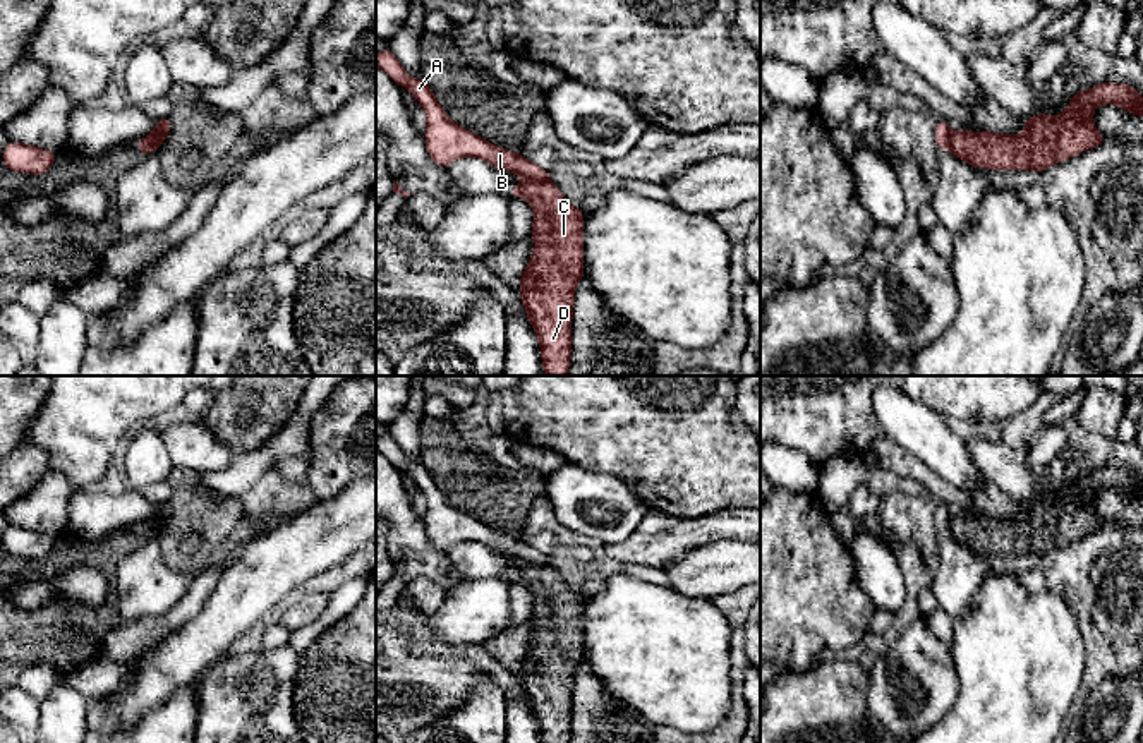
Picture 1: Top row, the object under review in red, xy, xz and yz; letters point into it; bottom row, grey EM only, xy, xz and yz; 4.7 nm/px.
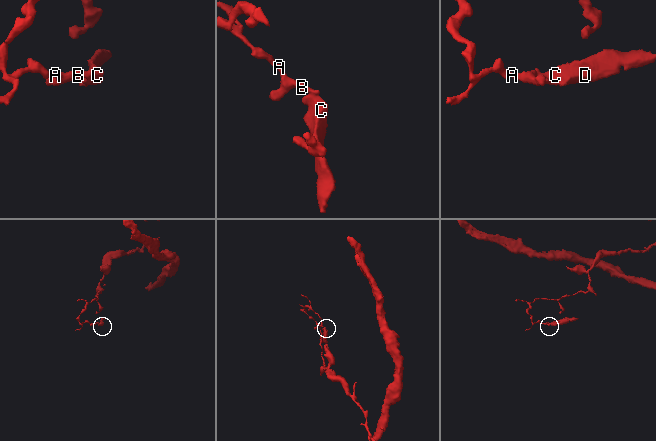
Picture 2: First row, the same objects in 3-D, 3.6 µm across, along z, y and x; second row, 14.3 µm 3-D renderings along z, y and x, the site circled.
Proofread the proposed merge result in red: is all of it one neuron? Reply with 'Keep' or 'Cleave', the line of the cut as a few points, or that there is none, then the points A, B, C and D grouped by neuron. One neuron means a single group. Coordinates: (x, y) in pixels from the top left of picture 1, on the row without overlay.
Cleave. Split along xz (526, 561), (548, 565). Groups: A B / C D

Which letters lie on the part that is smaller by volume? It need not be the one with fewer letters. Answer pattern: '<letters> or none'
C, D

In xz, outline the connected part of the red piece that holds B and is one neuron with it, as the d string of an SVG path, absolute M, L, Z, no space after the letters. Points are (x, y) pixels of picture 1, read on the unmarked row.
M390 432L376 438L376 448L400 472L407 472L424 492L427 499L426 532L436 549L446 553L458 542L472 541L496 553L515 556L523 563L549 565L549 556L529 546L523 539L498 532L450 504L424 462L410 463Z

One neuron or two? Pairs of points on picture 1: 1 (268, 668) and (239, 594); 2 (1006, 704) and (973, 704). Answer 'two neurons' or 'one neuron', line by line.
1: two neurons
2: one neuron

